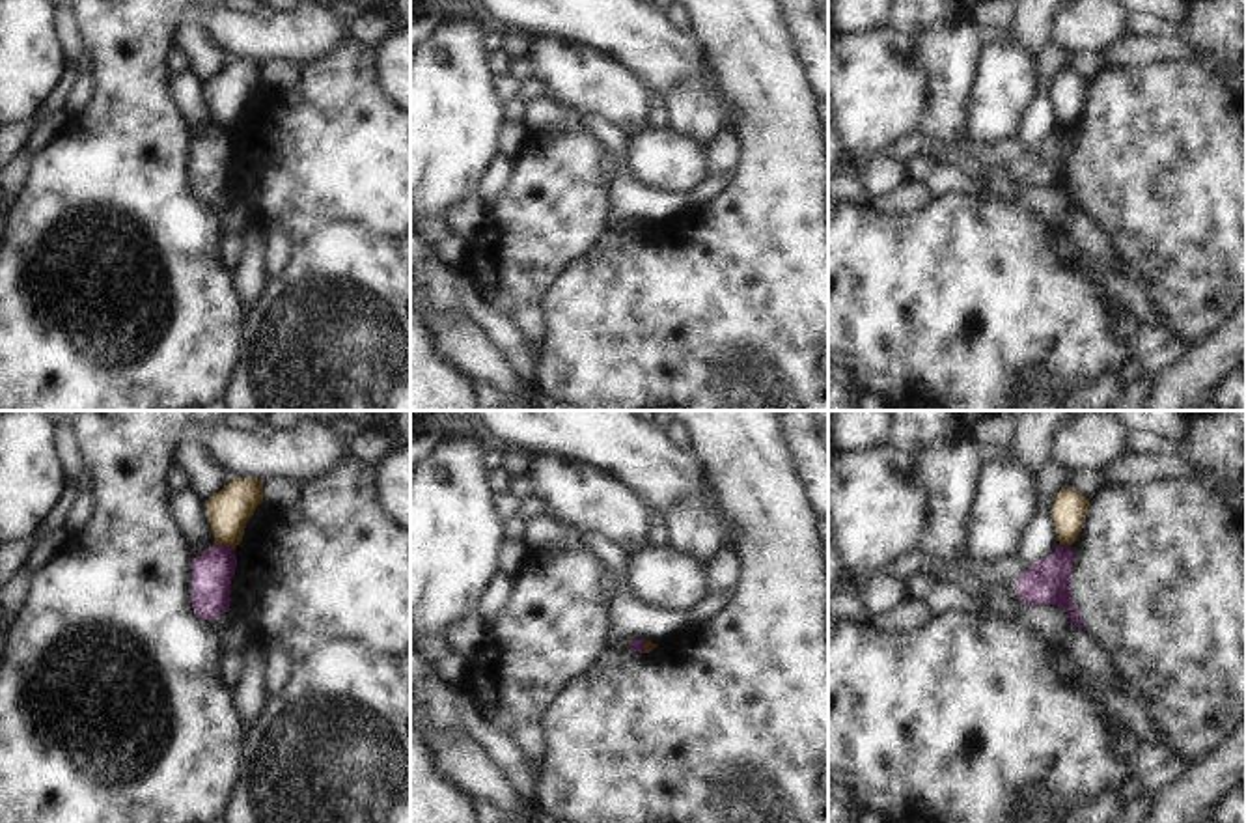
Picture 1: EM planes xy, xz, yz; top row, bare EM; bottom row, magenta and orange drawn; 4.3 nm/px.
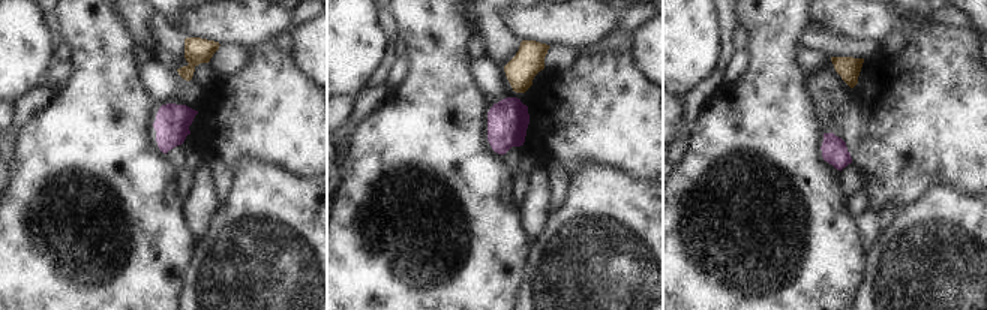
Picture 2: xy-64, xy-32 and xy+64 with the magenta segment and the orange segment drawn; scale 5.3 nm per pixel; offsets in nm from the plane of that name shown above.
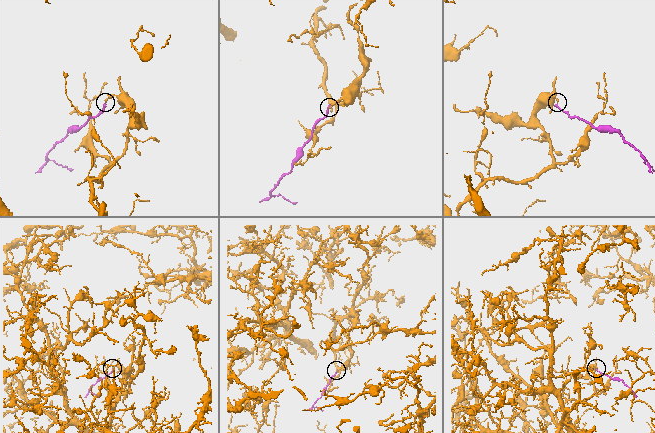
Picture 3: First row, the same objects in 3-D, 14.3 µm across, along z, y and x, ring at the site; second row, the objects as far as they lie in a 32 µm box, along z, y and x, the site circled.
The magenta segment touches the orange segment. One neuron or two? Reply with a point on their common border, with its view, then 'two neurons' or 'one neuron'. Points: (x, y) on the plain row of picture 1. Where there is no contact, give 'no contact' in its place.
xy (224, 127) | two neurons

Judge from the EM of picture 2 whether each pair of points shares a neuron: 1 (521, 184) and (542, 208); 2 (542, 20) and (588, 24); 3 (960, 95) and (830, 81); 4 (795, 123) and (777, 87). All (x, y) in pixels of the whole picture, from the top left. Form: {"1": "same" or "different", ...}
{"1": "different", "2": "same", "3": "same", "4": "same"}

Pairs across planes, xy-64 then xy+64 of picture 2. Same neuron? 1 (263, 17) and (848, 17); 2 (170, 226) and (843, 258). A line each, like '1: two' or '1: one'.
1: one
2: one

